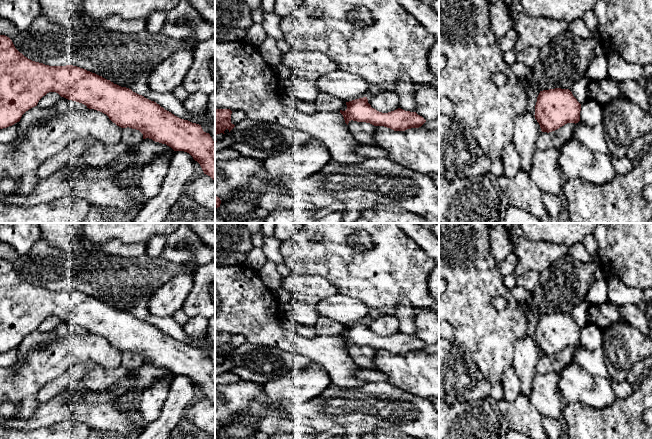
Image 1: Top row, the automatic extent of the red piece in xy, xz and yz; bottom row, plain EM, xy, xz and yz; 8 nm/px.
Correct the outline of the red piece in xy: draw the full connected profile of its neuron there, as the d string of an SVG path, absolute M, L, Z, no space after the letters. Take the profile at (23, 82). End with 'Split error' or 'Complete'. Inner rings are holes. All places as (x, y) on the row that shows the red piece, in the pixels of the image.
M0 35L0 129L19 122L22 115L29 109L37 106L39 100L49 92L56 92L61 97L82 103L89 109L100 111L121 128L129 127L139 130L143 134L143 139L149 138L155 142L166 144L174 151L189 153L200 164L204 174L210 176L215 182L215 142L209 133L203 131L201 125L181 119L165 110L156 102L133 92L129 88L114 84L110 80L86 69L73 65L49 66L32 61L15 48L9 37Z. Complete

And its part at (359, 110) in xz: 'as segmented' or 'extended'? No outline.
as segmented

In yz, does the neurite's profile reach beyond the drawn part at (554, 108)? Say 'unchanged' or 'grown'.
unchanged

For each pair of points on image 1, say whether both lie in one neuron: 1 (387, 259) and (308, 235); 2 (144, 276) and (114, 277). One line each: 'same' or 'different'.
1: same
2: same

